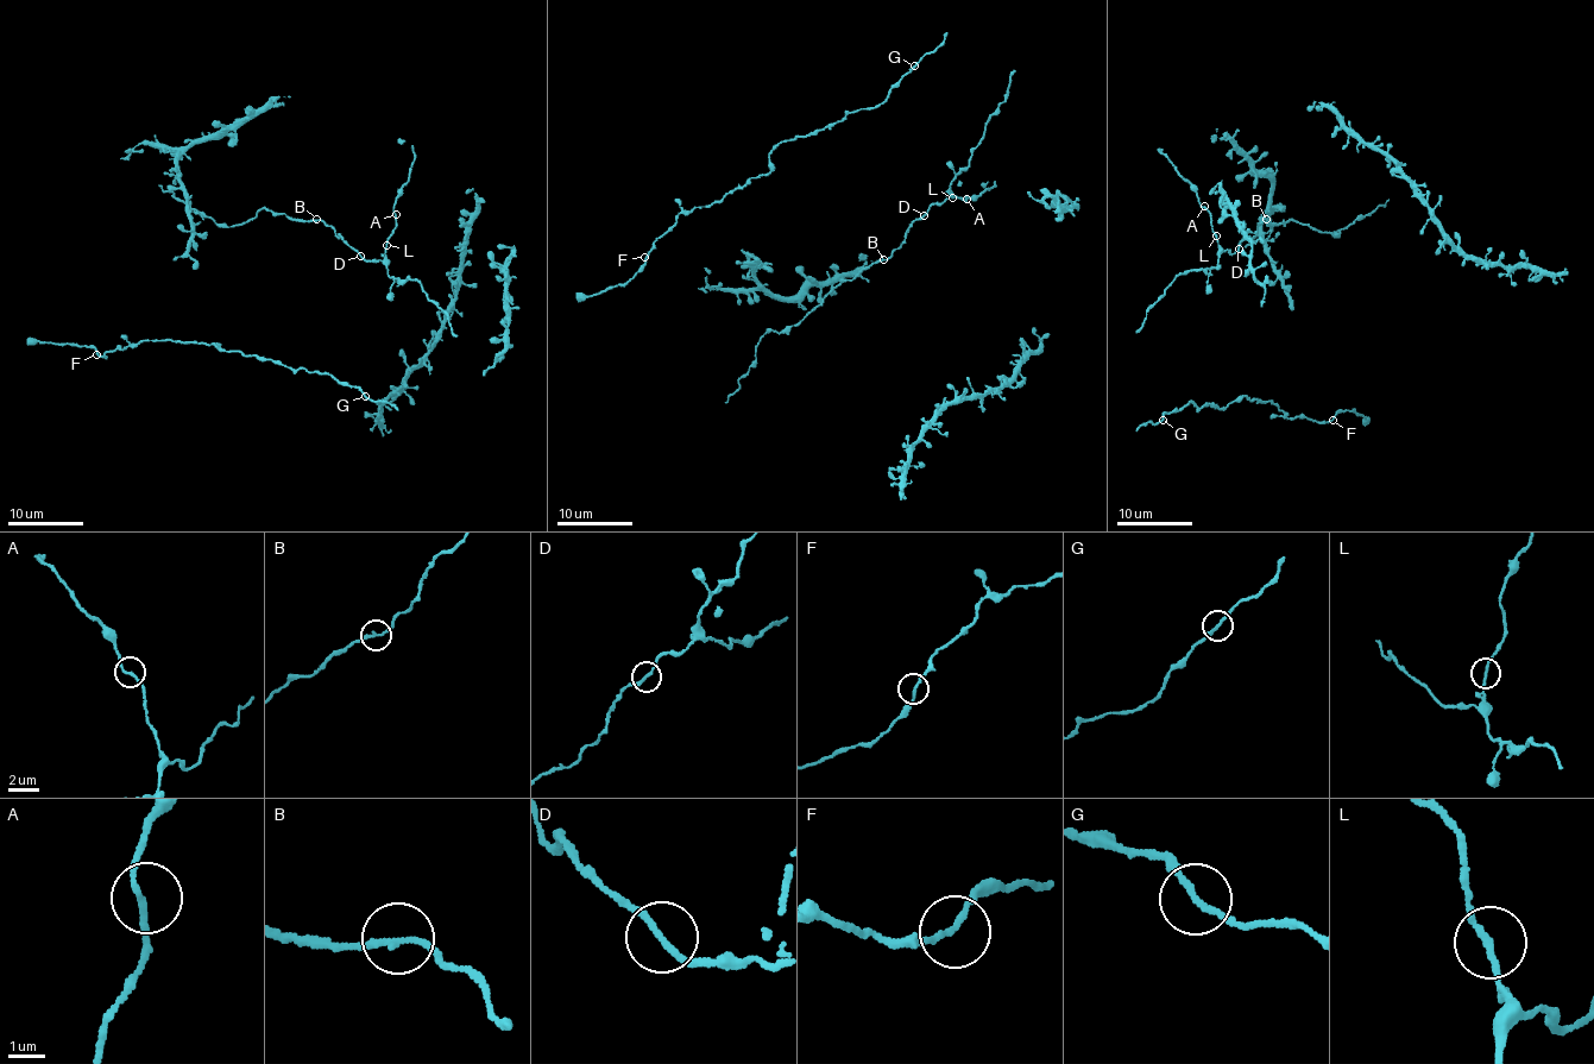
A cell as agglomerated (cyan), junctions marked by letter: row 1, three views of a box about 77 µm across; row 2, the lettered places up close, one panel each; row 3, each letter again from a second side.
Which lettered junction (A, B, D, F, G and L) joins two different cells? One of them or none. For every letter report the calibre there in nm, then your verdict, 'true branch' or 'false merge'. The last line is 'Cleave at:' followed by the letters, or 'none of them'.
A: calibre 160 nm; true branch
B: calibre 170 nm; true branch
D: calibre 180 nm; true branch
F: calibre 160 nm; true branch
G: calibre 170 nm; true branch
L: calibre 170 nm; true branch
Cleave at: none of them

